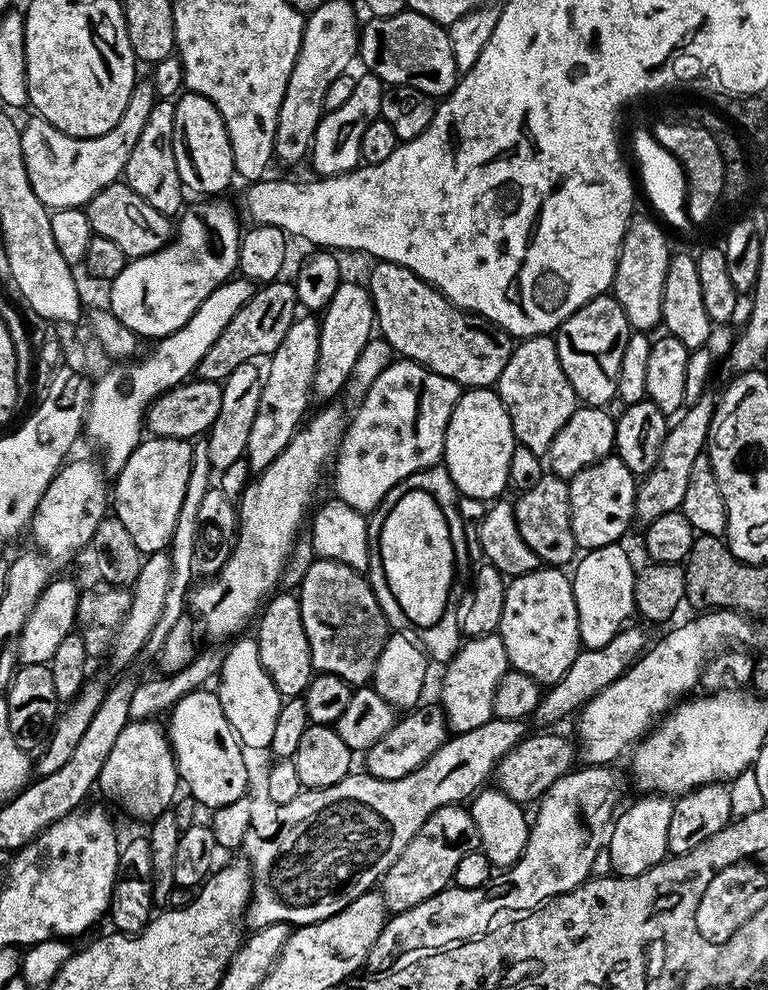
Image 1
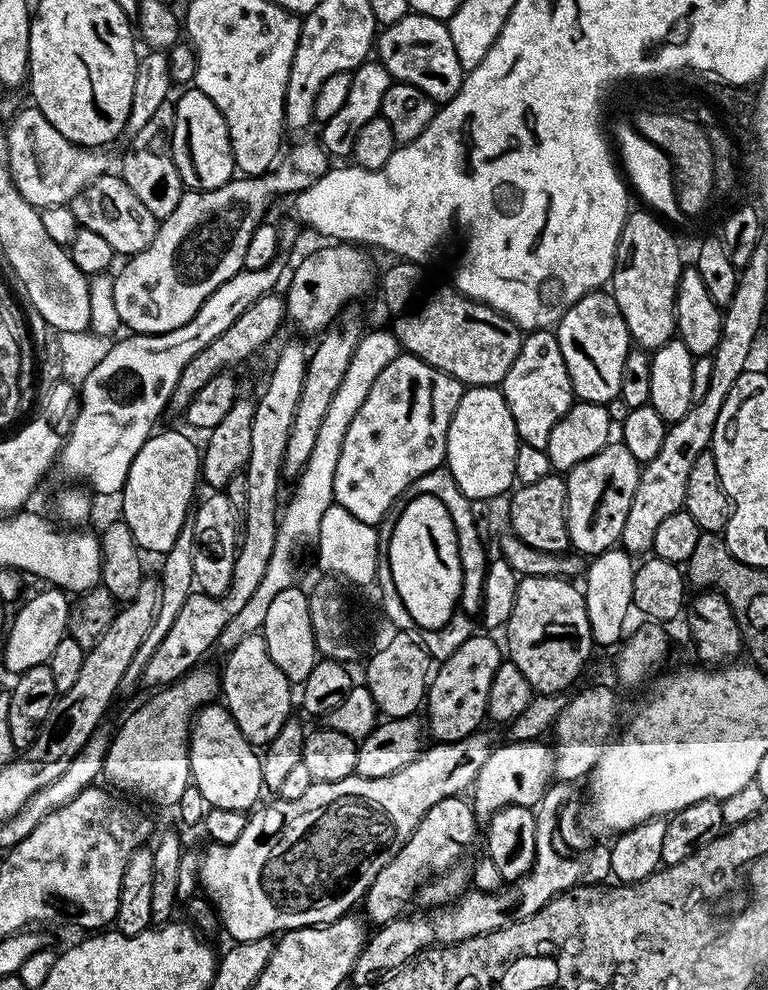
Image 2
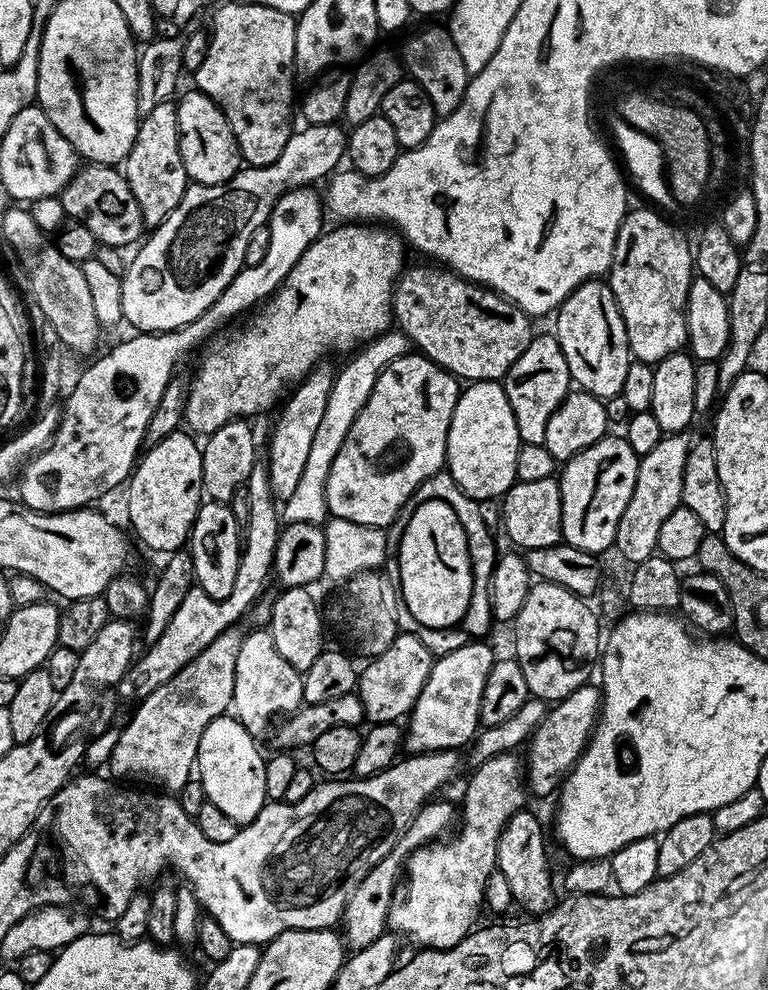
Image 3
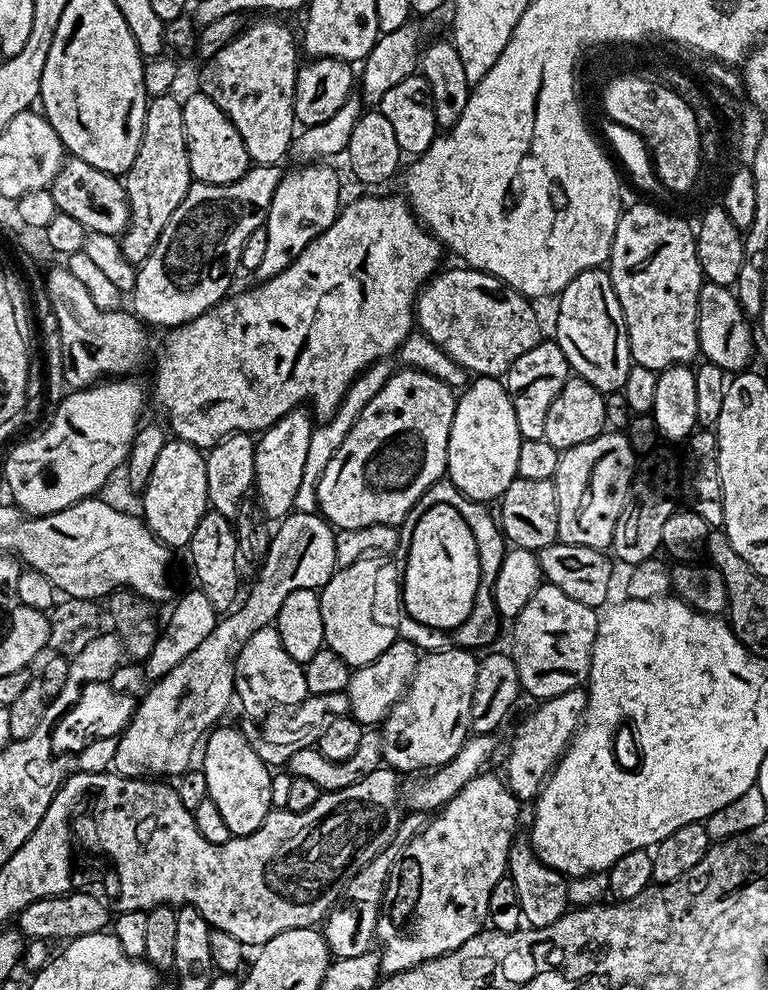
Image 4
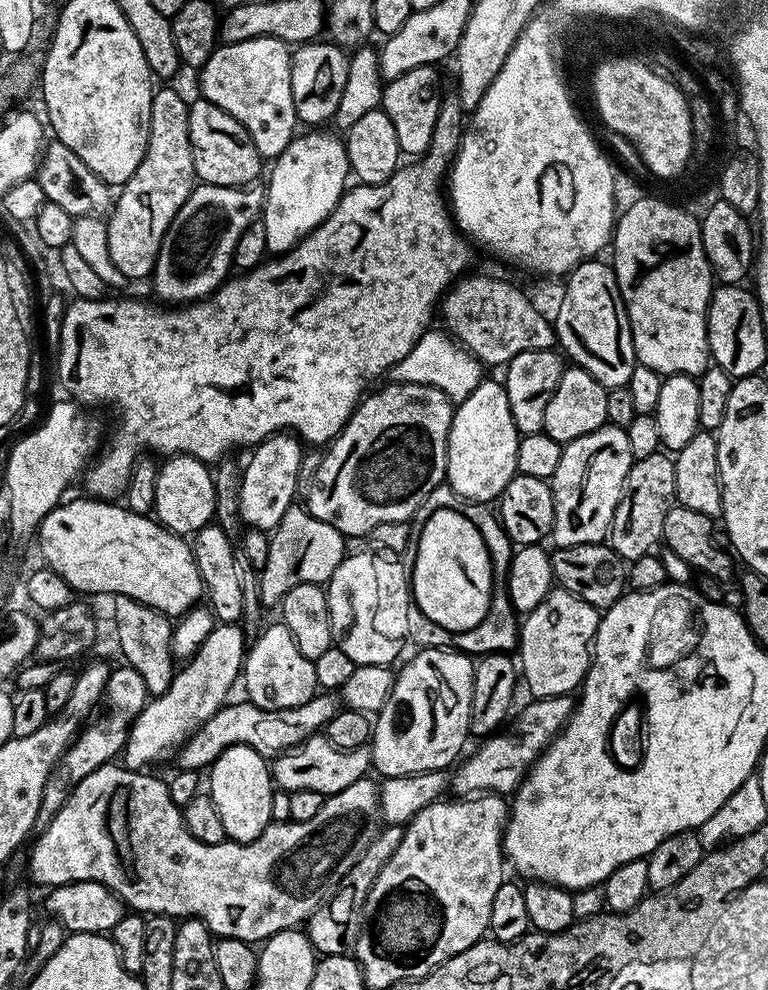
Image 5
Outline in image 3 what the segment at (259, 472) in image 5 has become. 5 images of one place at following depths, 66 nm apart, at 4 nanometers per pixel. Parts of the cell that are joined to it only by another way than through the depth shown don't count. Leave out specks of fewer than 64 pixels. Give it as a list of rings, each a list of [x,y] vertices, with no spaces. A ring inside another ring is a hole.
[[[321,362],[291,389],[290,395],[283,401],[280,418],[276,422],[276,429],[268,440],[268,481],[272,487],[272,494],[277,501],[285,502],[294,494],[298,482],[301,481],[302,470],[305,469],[306,458],[309,457],[310,445],[313,444],[314,434],[317,433],[323,414],[326,411],[328,395],[337,373],[327,368],[327,363]]]

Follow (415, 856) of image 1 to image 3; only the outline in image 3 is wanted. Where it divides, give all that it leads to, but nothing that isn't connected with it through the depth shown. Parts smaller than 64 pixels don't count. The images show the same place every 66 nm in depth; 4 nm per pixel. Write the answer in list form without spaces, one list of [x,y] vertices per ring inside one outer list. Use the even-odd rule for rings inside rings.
[[[433,798],[420,807],[418,814],[414,814],[410,826],[406,826],[402,838],[398,838],[398,842],[394,842],[394,850],[390,850],[390,854],[386,854],[386,858],[382,858],[382,862],[378,862],[378,866],[374,866],[374,870],[370,870],[370,874],[366,874],[366,878],[362,878],[362,882],[358,882],[358,890],[354,890],[354,894],[350,894],[342,917],[342,929],[344,928],[342,939],[349,949],[365,948],[379,936],[385,935],[392,895],[404,875],[404,865],[408,862],[408,856],[419,848],[423,848],[425,844],[439,841],[445,835],[443,832],[452,823],[452,827],[457,823],[457,805],[455,808],[450,801],[440,799]]]

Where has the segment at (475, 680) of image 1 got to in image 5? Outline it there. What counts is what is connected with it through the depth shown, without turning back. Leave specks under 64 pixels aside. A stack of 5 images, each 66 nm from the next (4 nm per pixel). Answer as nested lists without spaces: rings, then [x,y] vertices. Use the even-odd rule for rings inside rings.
[[[421,647],[417,656],[410,657],[404,669],[395,673],[390,694],[380,711],[375,713],[372,726],[372,768],[380,771],[381,777],[438,772],[447,769],[447,764],[455,765],[465,751],[464,743],[470,740],[472,726],[474,660],[471,655],[459,650],[448,651],[447,647]]]

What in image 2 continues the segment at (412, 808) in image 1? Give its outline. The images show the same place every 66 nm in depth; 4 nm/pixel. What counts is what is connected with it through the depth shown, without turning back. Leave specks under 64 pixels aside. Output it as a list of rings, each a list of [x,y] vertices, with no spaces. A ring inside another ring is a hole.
[[[477,730],[461,740],[449,744],[436,742],[431,746],[425,747],[414,762],[386,778],[362,778],[353,774],[338,782],[313,782],[306,794],[293,800],[273,799],[273,804],[248,816],[246,830],[242,830],[238,842],[209,843],[200,856],[198,884],[220,913],[223,931],[228,931],[233,936],[231,939],[239,942],[275,937],[294,928],[332,924],[341,916],[349,915],[355,909],[352,907],[363,901],[374,878],[378,878],[378,870],[382,870],[382,866],[402,850],[406,838],[414,834],[426,810],[442,802],[442,798],[460,796],[471,789],[478,770],[482,770],[486,758],[490,758],[494,740],[484,730]]]

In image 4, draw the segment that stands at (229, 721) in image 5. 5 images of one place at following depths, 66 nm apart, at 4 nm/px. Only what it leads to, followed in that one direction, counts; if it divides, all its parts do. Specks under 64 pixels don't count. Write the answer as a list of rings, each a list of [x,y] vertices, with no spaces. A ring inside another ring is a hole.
[[[347,691],[330,694],[312,694],[302,702],[291,704],[289,708],[277,708],[259,721],[260,728],[247,729],[249,744],[258,758],[269,766],[287,765],[288,760],[298,750],[306,750],[319,745],[324,731],[338,722],[338,718],[349,715]]]

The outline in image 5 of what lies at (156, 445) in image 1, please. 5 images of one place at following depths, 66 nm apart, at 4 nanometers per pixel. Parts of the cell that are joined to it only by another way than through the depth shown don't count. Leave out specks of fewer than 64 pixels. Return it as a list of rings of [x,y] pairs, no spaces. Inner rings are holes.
[[[169,456],[163,462],[165,464],[159,465],[160,473],[156,478],[155,519],[163,528],[169,528],[185,538],[191,537],[213,523],[216,515],[213,469],[193,456]]]

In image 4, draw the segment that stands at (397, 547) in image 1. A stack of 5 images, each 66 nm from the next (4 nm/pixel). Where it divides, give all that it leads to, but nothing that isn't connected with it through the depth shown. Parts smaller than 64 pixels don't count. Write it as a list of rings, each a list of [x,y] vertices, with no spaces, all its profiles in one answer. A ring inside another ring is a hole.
[[[435,506],[427,511],[414,529],[410,543],[409,562],[402,573],[402,608],[426,626],[441,630],[454,630],[477,607],[480,594],[480,563],[478,562],[478,546],[474,542],[474,534],[470,534],[470,526],[466,526],[466,518],[454,510],[454,506]]]

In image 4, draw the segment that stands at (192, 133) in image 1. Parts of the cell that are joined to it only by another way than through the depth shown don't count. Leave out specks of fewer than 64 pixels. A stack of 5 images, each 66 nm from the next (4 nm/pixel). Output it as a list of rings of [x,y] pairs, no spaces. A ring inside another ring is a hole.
[[[195,95],[183,101],[186,146],[193,177],[202,184],[229,184],[242,178],[250,167],[242,134],[238,134],[227,114],[210,97]]]

